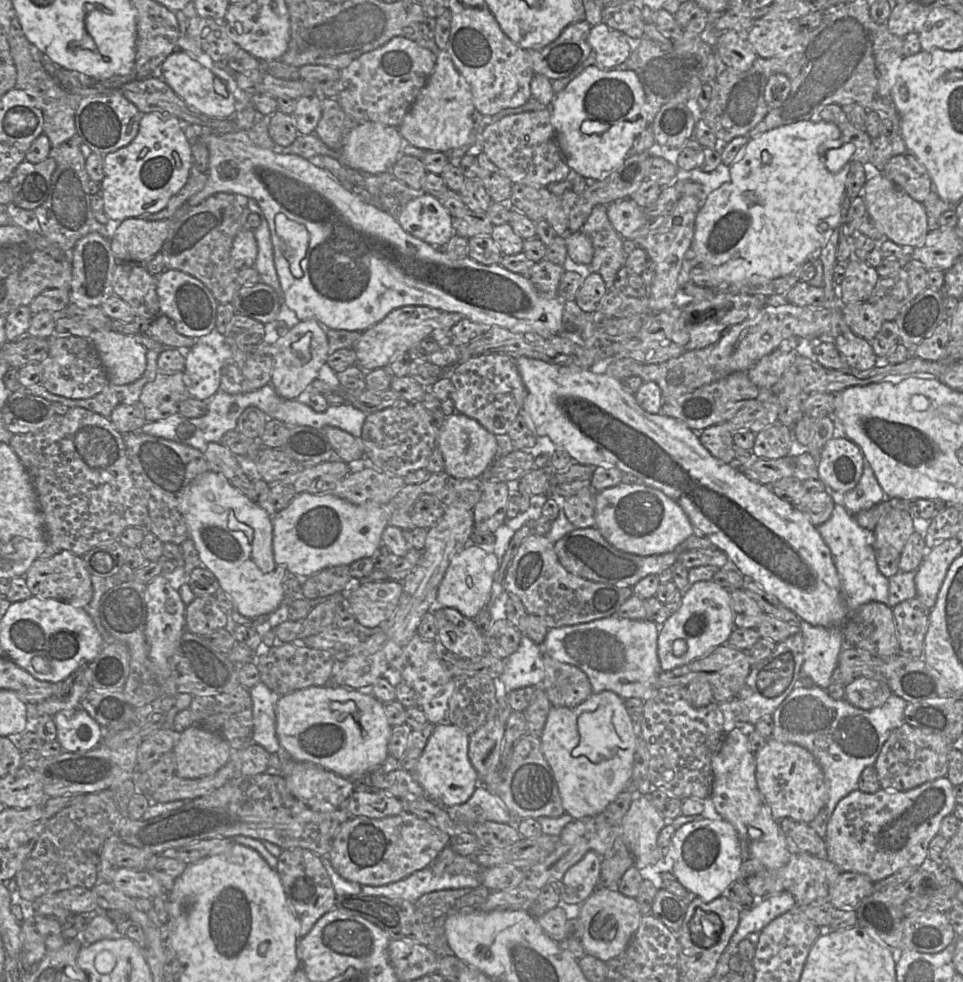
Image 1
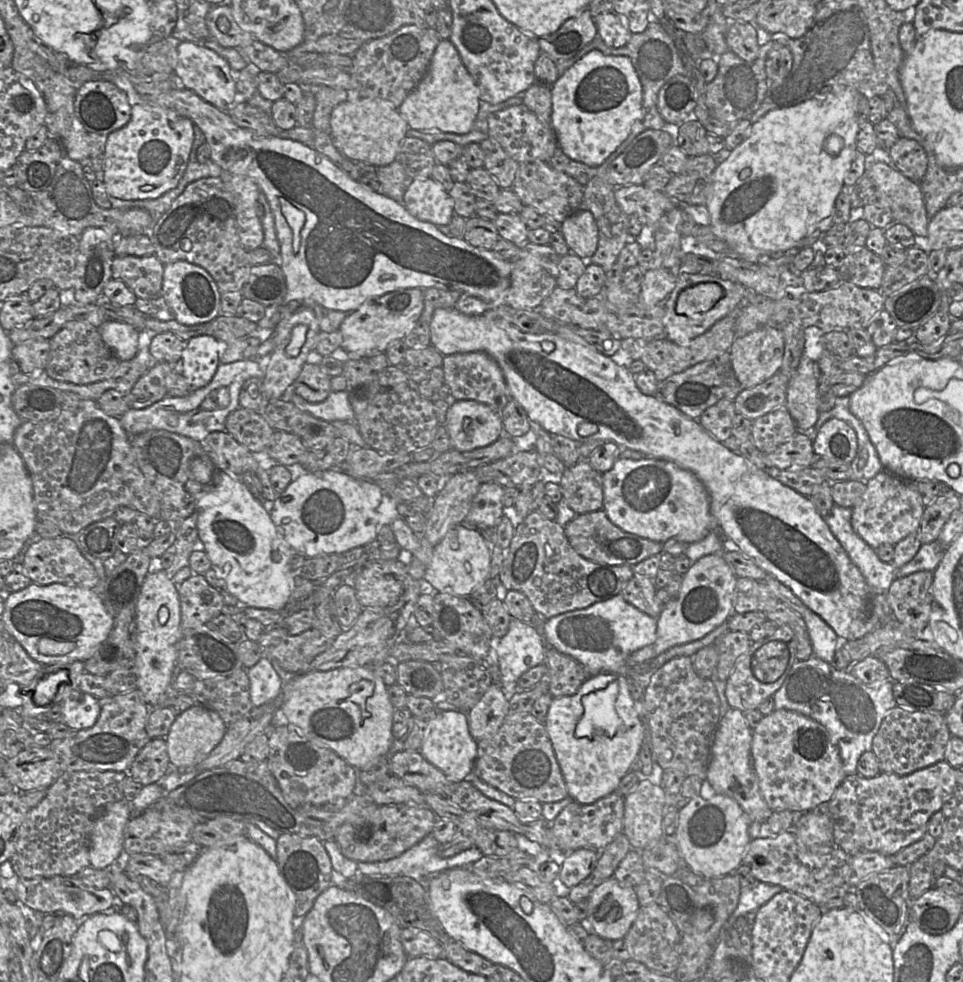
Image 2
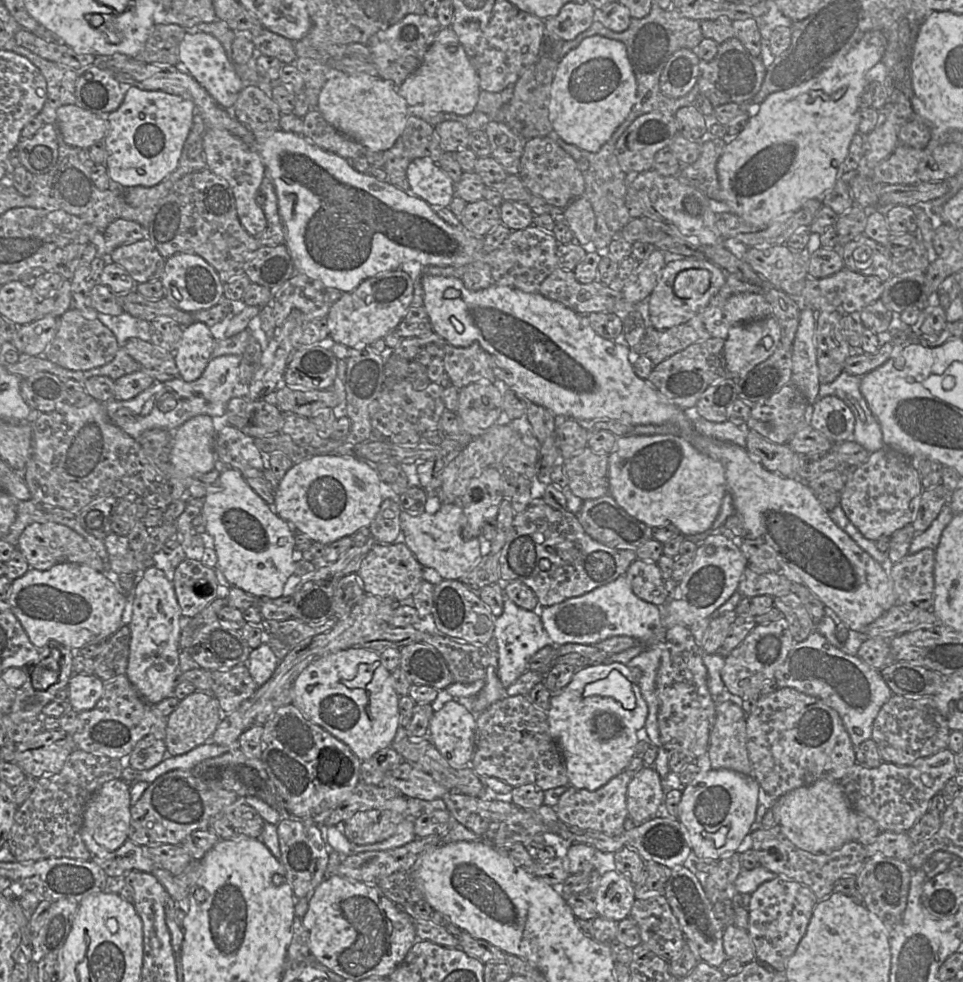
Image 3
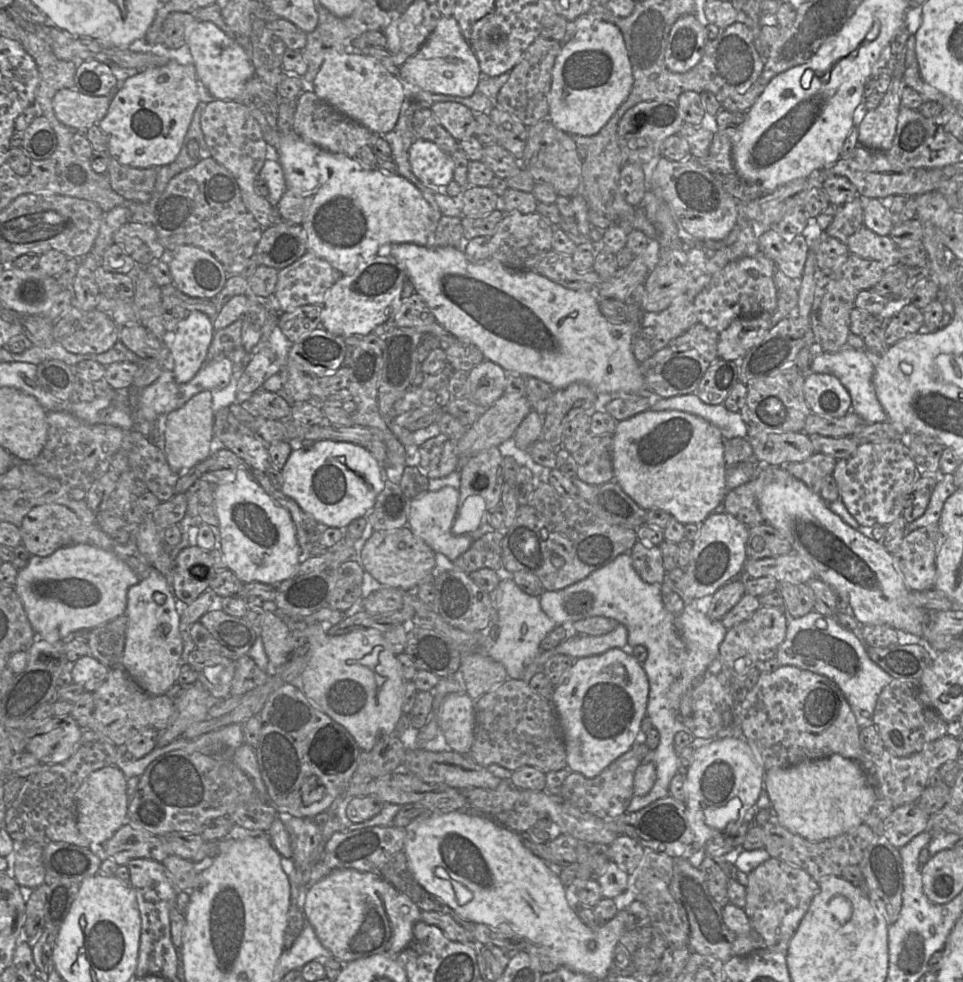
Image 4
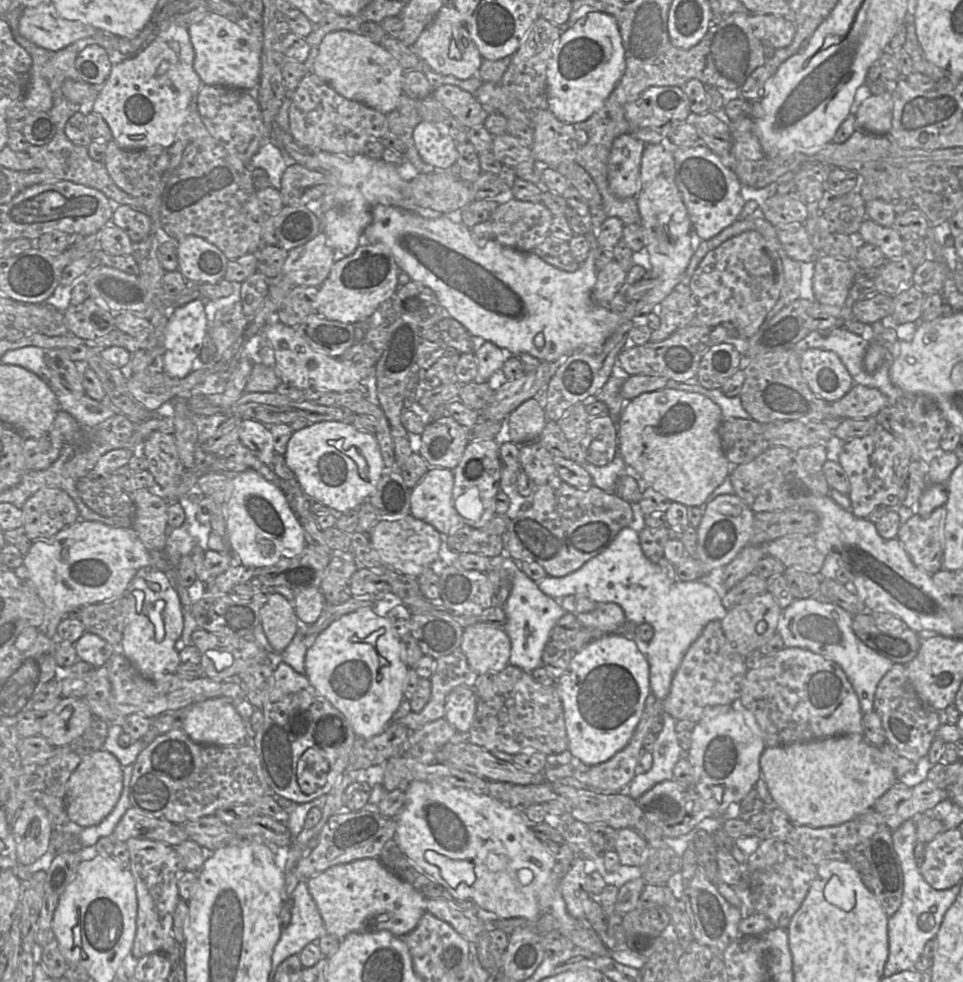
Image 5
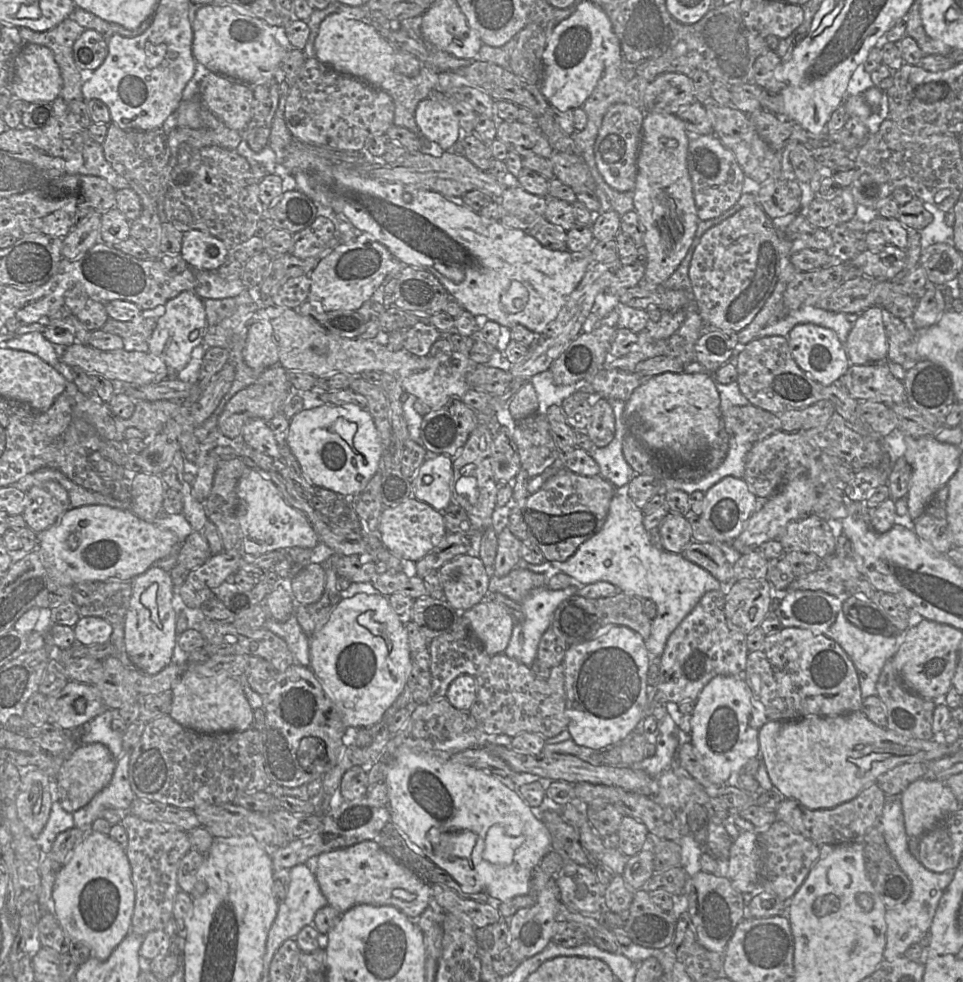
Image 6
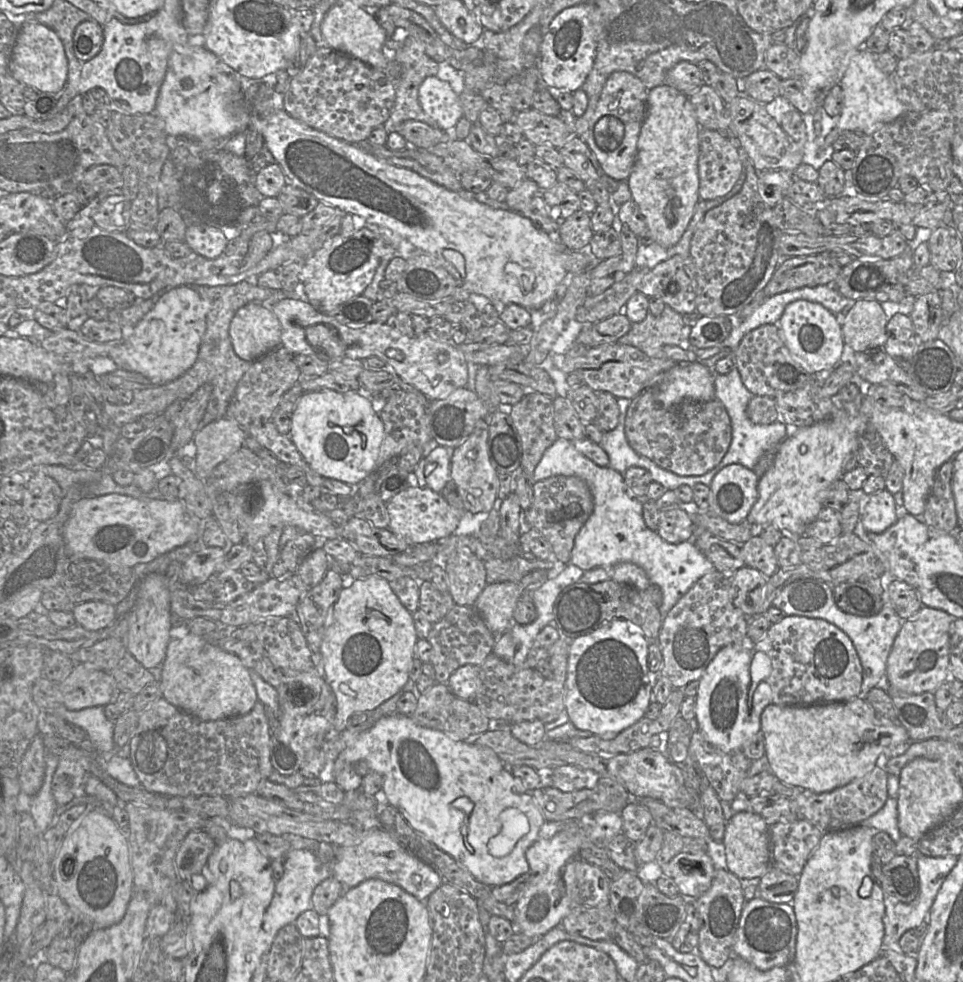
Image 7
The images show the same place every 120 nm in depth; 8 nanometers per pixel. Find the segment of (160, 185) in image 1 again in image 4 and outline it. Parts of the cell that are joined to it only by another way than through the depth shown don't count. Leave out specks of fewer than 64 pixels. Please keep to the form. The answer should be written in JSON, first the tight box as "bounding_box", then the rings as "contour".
{"bounding_box":[99,59,199,168],"contour":[[[172,59],[163,66],[149,67],[128,77],[112,96],[107,114],[99,123],[108,138],[109,155],[119,163],[135,168],[160,168],[172,163],[181,150],[193,113],[199,103],[196,77],[193,64],[181,65]]]}

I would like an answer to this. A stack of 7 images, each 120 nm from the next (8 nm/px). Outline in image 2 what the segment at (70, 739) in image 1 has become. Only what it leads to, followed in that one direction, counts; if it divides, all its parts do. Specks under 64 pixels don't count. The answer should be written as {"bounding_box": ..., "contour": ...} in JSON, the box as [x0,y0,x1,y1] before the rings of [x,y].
{"bounding_box":[62,689,100,730],"contour":[[[79,689],[73,691],[62,705],[64,723],[74,730],[92,727],[99,717],[100,710],[100,701]]]}

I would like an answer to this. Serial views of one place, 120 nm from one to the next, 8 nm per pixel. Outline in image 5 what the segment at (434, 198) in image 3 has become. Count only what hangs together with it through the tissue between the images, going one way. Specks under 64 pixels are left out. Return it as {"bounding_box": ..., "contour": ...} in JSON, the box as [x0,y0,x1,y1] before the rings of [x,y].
{"bounding_box":[413,121,457,170],"contour":[[[426,121],[418,123],[413,139],[421,159],[434,169],[448,170],[457,163],[457,143],[435,124]]]}

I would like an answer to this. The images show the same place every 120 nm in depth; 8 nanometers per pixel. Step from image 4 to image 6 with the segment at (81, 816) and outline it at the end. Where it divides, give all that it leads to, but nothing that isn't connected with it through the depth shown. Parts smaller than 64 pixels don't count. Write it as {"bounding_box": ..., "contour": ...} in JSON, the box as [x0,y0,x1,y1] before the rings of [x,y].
{"bounding_box":[57,743,116,813],"contour":[[[80,743],[62,764],[57,775],[57,791],[62,808],[74,813],[86,806],[93,797],[111,781],[116,766],[116,759],[109,749],[100,743]]]}

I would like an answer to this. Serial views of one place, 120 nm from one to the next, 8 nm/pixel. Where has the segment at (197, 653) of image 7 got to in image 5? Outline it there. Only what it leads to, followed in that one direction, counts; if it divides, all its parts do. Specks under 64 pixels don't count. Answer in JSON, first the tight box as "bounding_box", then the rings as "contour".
{"bounding_box":[183,697,249,746],"contour":[[[226,697],[192,704],[183,730],[192,741],[201,745],[240,746],[247,743],[249,736],[236,706]]]}

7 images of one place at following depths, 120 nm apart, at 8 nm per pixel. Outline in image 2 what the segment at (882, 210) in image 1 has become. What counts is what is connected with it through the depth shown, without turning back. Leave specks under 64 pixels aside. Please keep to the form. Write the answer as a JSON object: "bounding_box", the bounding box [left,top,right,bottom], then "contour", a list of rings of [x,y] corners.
{"bounding_box":[867,162,930,238],"contour":[[[885,162],[874,163],[867,172],[867,176],[875,185],[877,203],[890,212],[892,223],[901,223],[907,226],[915,237],[925,238],[930,219],[926,212],[919,184],[908,179]]]}

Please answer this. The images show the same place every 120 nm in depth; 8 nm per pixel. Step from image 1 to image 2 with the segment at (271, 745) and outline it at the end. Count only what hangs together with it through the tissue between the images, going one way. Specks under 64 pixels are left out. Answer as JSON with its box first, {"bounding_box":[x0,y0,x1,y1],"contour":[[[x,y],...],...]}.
{"bounding_box":[246,656,283,707],"contour":[[[263,656],[254,666],[247,669],[246,673],[253,707],[271,702],[280,696],[283,681],[266,657]]]}

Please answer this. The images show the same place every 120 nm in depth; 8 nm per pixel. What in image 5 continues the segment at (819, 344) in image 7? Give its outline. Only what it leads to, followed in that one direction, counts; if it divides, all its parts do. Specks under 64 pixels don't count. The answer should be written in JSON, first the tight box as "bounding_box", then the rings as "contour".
{"bounding_box":[800,348,854,403],"contour":[[[809,348],[800,354],[801,372],[811,391],[828,403],[843,398],[854,385],[840,358],[832,351]]]}

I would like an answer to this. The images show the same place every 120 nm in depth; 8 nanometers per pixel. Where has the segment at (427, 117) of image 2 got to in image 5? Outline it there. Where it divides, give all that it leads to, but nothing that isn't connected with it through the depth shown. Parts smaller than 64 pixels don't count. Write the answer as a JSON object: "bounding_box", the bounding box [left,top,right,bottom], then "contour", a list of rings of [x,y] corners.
{"bounding_box":[412,5,483,80],"contour":[[[443,5],[434,20],[424,29],[412,50],[435,72],[466,80],[478,74],[483,61],[463,19],[455,6]]]}

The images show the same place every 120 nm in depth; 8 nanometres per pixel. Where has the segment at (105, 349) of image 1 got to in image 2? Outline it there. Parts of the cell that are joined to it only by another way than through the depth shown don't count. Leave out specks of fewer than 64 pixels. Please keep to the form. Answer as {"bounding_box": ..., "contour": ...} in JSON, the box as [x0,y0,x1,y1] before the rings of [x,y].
{"bounding_box":[97,320,138,361],"contour":[[[107,320],[97,327],[102,339],[119,361],[128,361],[138,351],[138,331],[128,323]]]}

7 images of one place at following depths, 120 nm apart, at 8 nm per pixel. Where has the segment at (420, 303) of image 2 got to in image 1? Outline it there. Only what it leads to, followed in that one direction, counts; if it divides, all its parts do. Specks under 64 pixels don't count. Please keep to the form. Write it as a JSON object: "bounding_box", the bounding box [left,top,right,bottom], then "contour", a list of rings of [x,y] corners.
{"bounding_box":[354,306,442,370],"contour":[[[403,306],[391,311],[382,321],[359,332],[360,337],[354,351],[359,366],[363,370],[388,368],[391,360],[400,352],[408,352],[426,337],[432,337],[432,331],[442,326],[442,311],[426,306]]]}

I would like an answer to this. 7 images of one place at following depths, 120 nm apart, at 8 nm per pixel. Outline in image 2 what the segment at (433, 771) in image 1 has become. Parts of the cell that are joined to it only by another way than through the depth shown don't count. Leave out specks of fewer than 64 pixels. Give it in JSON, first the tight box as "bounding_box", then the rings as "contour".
{"bounding_box":[419,708,477,782],"contour":[[[456,708],[437,711],[427,728],[419,751],[449,780],[453,782],[466,780],[473,773],[477,757],[477,742],[470,734],[467,713]]]}

